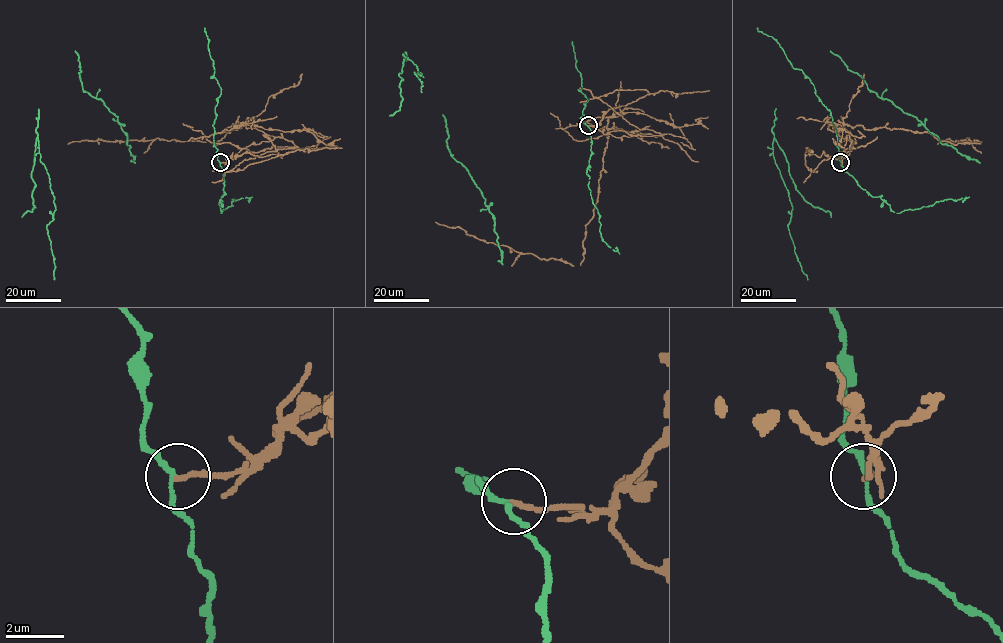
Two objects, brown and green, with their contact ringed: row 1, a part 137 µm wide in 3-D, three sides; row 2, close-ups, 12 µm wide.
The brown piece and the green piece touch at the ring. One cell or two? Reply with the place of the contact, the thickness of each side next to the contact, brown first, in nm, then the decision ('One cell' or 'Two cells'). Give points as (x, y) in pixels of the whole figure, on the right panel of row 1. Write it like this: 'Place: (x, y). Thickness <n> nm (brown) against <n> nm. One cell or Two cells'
Place: (840, 162). Thickness 170 nm (brown) against 140 nm. Two cells

